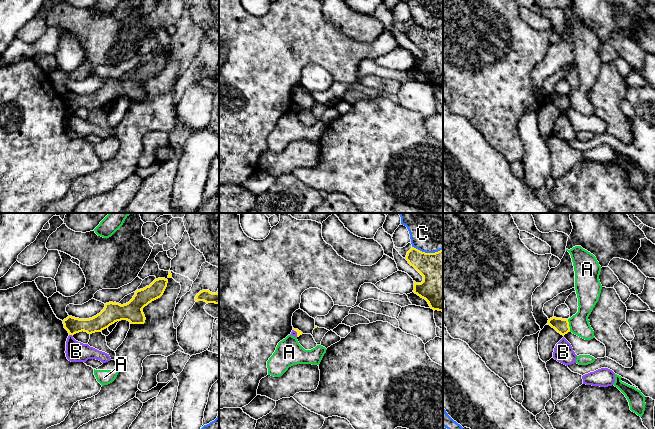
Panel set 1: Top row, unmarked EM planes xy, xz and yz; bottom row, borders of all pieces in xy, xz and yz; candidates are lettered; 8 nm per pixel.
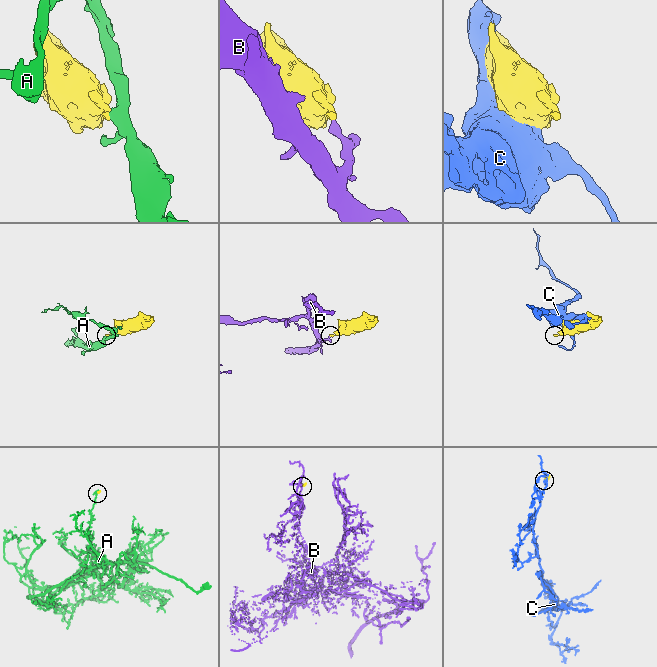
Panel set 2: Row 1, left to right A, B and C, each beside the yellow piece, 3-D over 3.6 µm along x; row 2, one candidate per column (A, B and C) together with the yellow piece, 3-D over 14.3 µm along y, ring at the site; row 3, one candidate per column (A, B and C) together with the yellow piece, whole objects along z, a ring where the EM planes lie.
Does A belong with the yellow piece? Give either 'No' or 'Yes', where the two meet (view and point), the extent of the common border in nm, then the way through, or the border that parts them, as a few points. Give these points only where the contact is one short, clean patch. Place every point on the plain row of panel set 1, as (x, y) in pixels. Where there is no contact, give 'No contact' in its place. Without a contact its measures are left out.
No. Touches yellow at yz (568, 101). Shared border 110 nm. Boundary: yz (567, 95), (570, 107)

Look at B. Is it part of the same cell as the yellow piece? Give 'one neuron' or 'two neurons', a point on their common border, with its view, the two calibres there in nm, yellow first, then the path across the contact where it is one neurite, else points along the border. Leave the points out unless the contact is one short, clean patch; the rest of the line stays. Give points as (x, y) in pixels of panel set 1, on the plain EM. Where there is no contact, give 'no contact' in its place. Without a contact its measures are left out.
two neurons | xy (70, 110) | 130/160 nm | along xy (69, 110), (71, 111)

